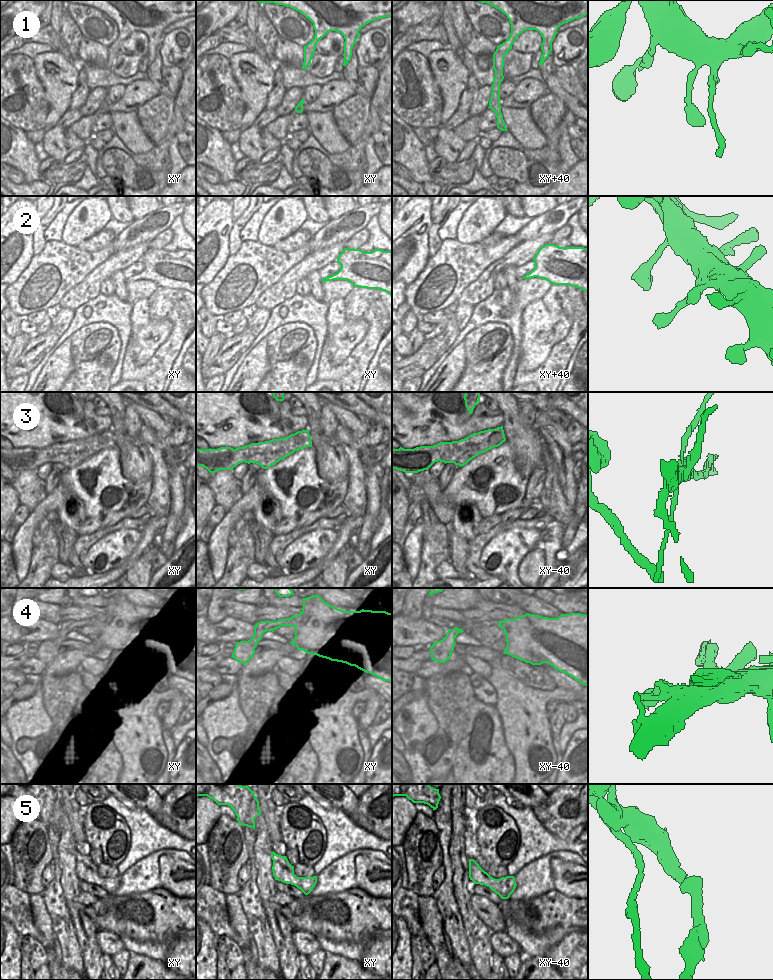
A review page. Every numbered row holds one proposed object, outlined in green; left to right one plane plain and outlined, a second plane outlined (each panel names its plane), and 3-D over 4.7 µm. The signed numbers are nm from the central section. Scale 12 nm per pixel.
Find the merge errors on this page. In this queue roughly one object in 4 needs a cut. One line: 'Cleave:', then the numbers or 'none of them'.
Cleave: 3

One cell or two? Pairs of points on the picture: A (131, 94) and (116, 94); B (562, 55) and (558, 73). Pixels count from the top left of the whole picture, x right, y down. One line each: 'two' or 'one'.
A: two
B: two

